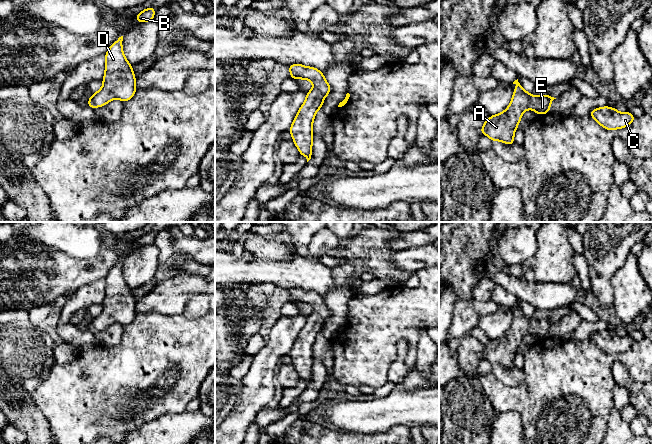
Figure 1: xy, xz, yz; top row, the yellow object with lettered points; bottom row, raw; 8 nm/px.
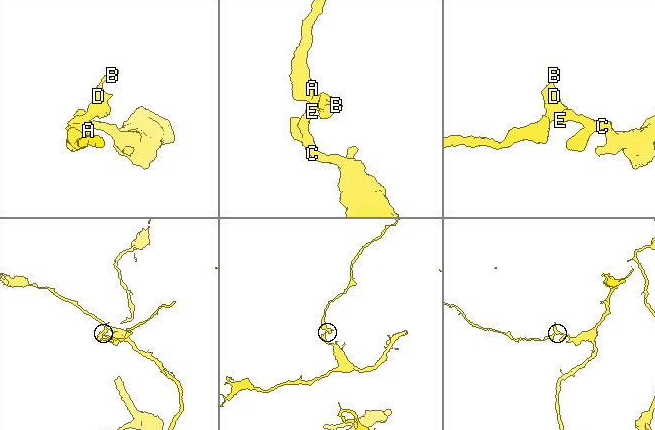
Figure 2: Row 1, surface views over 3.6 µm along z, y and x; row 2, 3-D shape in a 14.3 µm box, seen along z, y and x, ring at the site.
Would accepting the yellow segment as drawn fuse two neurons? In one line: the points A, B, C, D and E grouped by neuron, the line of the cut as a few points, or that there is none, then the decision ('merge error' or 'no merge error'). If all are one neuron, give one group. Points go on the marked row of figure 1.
A B C D E; no cut; no merge error

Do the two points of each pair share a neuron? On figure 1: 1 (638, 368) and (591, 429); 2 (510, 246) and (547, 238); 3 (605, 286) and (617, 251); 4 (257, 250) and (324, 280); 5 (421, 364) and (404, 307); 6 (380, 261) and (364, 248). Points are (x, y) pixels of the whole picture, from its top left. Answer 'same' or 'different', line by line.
1: same
2: different
3: same
4: different
5: different
6: same

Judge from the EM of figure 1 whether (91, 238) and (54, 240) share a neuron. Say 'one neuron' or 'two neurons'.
one neuron

